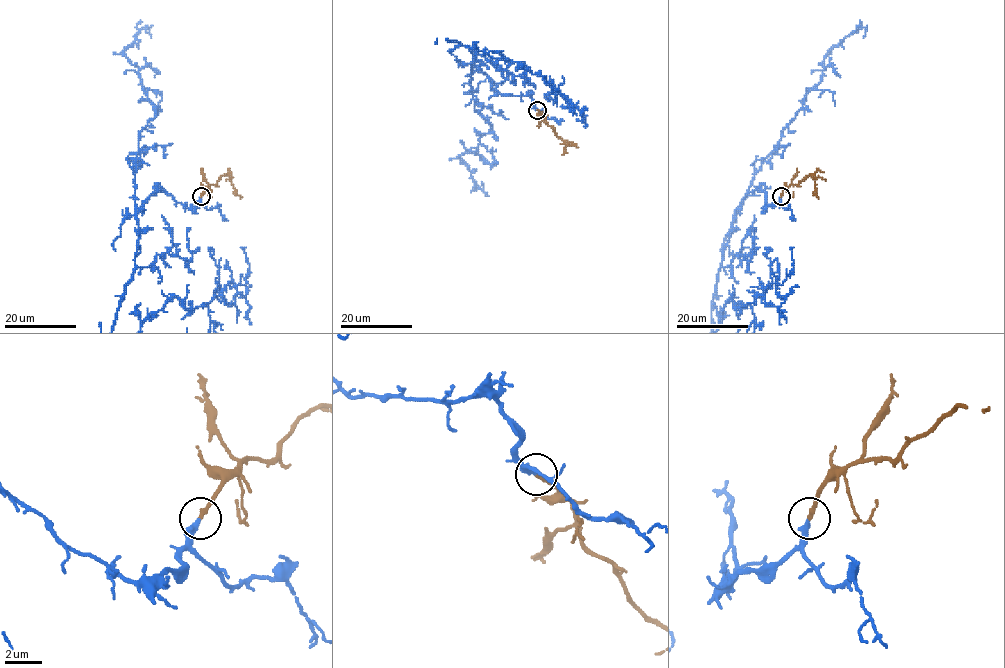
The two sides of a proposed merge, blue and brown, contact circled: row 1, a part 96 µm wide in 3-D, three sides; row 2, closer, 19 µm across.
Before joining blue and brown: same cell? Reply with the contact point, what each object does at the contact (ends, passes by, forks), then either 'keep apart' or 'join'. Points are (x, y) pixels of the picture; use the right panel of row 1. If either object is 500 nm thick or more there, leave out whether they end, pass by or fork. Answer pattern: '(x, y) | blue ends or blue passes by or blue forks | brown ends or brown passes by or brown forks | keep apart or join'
(781, 196) | blue ends | brown ends | join

